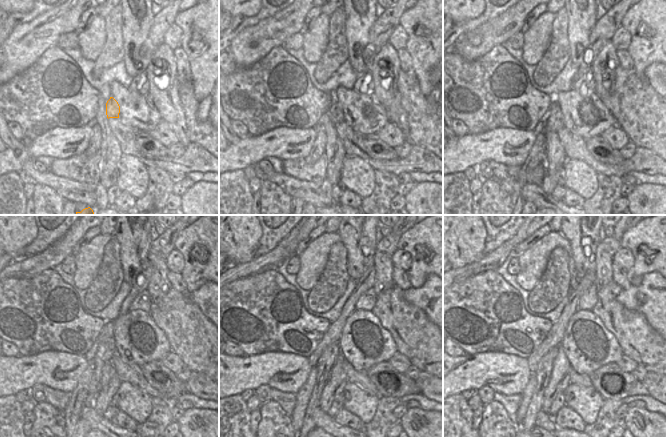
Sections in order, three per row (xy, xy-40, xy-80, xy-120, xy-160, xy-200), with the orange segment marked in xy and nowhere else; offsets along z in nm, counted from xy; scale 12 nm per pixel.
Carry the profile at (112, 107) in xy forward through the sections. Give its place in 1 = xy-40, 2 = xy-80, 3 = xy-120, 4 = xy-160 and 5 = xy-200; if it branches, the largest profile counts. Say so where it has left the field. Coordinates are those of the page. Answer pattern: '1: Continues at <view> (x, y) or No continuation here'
1: Continues at xy-40 (335, 113)
2: Continues at xy-80 (555, 121)
3: Continues at xy-120 (106, 349)
4: Continues at xy-160 (326, 360)
5: Continues at xy-200 (543, 372)

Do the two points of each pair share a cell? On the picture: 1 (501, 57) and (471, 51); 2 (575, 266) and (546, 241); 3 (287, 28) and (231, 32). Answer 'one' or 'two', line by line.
1: two
2: two
3: two

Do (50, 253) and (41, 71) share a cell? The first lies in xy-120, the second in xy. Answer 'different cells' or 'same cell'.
different cells

